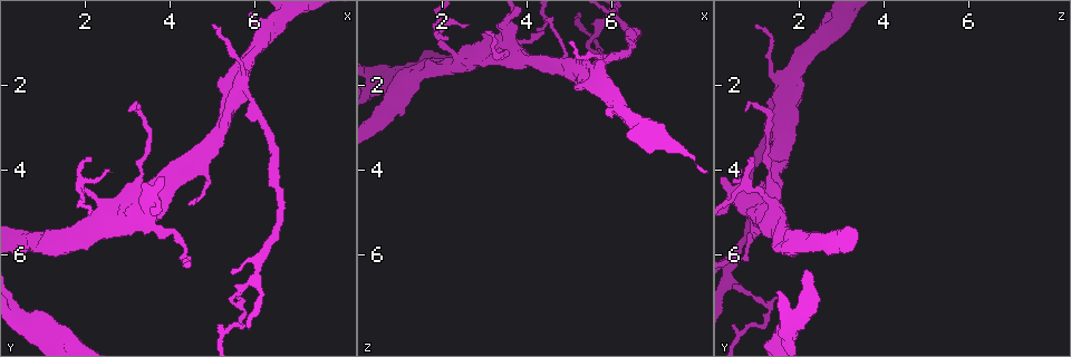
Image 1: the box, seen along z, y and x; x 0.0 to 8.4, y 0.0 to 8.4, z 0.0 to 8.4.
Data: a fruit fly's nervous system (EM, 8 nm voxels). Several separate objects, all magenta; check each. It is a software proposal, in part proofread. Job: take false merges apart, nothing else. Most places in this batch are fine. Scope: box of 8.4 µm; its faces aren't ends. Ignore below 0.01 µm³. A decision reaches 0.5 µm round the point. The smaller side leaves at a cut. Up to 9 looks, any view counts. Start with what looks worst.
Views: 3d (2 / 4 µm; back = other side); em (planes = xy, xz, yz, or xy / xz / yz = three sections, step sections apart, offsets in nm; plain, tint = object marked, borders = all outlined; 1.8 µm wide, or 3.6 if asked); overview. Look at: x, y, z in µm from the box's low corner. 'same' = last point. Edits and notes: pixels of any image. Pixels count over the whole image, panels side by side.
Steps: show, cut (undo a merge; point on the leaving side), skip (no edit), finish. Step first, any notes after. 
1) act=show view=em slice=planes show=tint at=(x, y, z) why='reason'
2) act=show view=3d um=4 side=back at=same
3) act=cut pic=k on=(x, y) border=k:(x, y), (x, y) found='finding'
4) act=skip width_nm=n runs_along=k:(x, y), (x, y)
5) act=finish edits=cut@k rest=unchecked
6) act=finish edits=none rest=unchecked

act=show view=em slice=planes show=plain at=(0.85, 7.70, 1.75) why='sudden change in width'

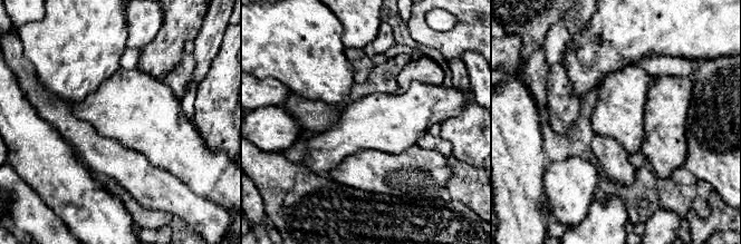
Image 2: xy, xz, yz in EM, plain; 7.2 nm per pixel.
act=show view=em slice=planes show=tint at=same

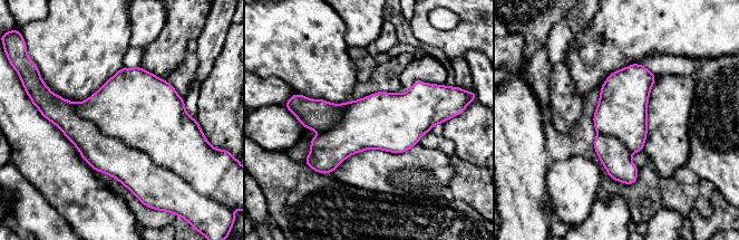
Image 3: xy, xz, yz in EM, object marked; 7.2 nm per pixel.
act=skip width_nm=380 found='all the same cell'

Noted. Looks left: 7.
act=show view=3d um=4 at=(3.60, 4.80, 0.90) why='small branch off a trunk'

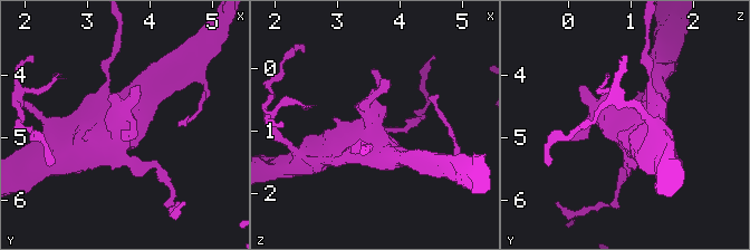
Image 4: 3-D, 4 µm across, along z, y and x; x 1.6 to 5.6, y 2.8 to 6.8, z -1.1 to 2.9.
act=show view=em um=3.6 slice=xz step=4 show=tint at=(3.60, 4.80, 0.90)

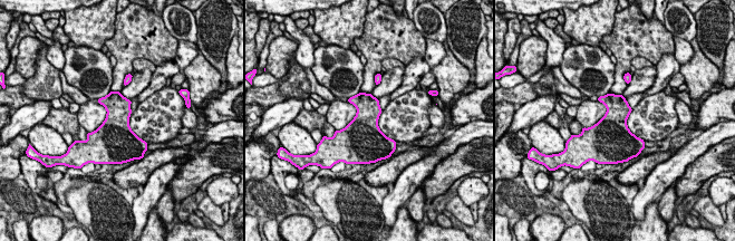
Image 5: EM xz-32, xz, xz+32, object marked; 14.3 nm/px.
act=show view=em um=3.6 slice=planes show=tint at=same

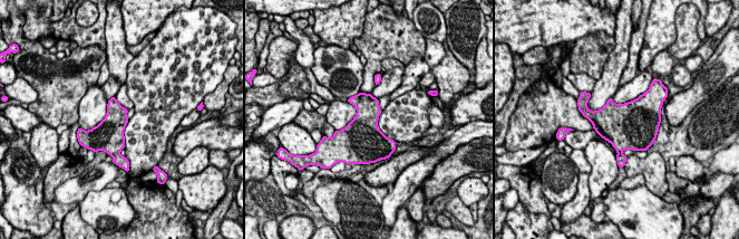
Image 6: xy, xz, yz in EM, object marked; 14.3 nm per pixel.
act=skip width_nm=360 found='one cell here'

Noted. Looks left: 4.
act=show view=em slice=xz step=8 show=tint at=(1.85, 4.45, 0.80) why='sharp bend'

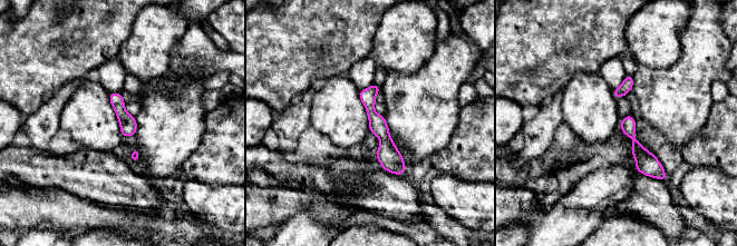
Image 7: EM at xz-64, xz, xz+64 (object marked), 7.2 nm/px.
act=show view=em slice=yz step=4 show=tint at=same why='cut it another way'

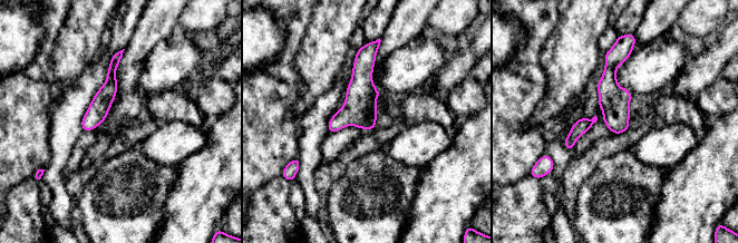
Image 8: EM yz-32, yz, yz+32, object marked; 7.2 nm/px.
act=skip runs_along=8:(118, 55), (110, 86), (85, 127) found='all the same cell'

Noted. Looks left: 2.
act=show view=3d um=2 at=(5.70, 7.55, 1.30)

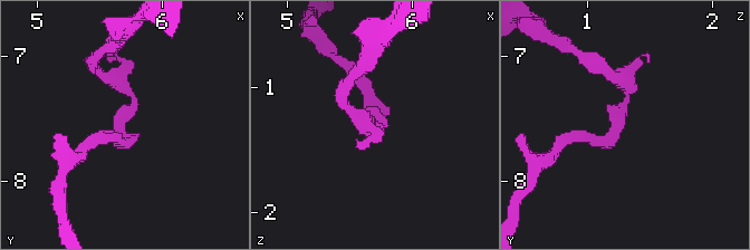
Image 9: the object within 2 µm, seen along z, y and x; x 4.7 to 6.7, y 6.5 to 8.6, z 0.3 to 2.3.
act=show view=em um=3.6 slice=planes show=tint at=(5.70, 7.50, 1.28)

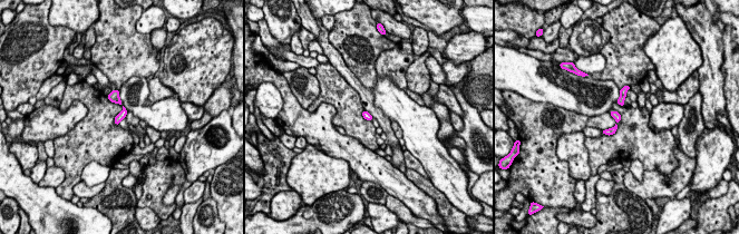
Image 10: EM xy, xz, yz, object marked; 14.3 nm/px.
act=skip runs_along=10:(616, 114), (615, 126), (605, 132) found='continuous, no second cell'

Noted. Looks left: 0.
act=finish edits=none rest=unchecked

